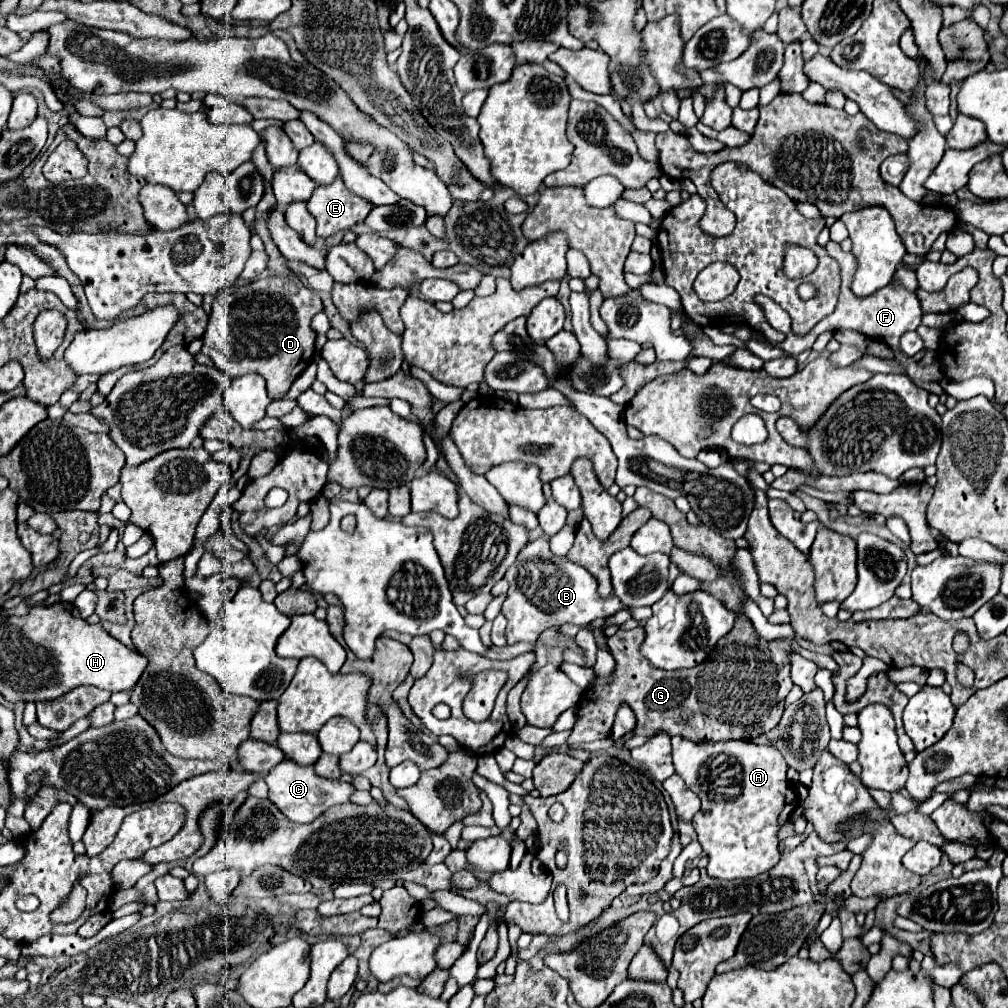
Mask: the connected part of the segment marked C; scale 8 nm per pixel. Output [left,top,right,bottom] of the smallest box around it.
[264,759,354,823]

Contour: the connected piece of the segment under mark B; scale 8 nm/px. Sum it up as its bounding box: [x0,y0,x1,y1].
[502,537,622,645]

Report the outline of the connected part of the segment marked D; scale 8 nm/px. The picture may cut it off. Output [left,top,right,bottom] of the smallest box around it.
[202,277,322,399]

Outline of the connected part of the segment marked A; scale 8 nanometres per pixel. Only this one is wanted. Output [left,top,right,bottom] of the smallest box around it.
[672,735,796,879]

